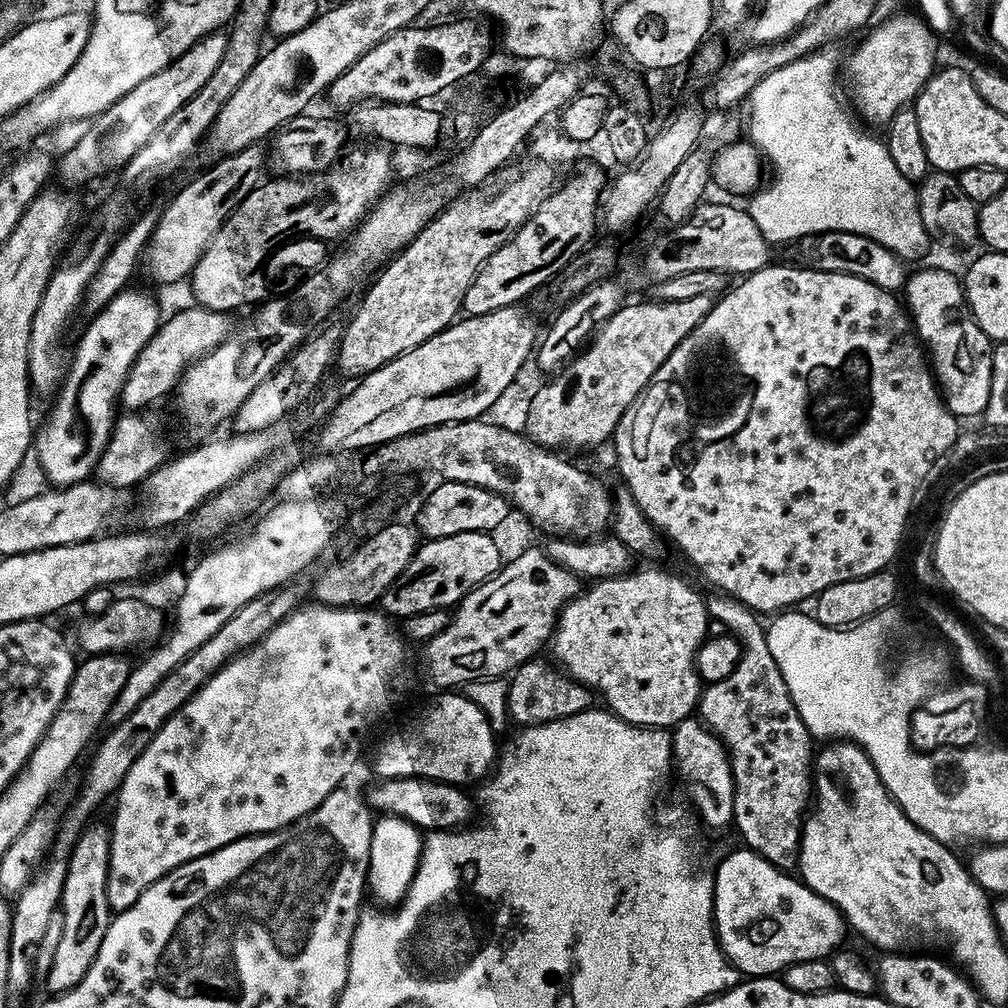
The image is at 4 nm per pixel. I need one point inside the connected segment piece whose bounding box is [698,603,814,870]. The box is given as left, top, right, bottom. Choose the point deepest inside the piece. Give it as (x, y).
(769, 748)

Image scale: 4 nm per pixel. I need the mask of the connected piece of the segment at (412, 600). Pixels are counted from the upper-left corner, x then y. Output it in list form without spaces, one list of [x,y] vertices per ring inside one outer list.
[[[463,532],[437,540],[425,539],[402,575],[384,592],[383,611],[392,618],[407,618],[423,612],[451,609],[470,589],[492,579],[501,567],[498,546],[494,546],[487,532]]]

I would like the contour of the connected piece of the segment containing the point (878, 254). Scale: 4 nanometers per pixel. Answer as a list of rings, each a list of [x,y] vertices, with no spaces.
[[[817,232],[815,236],[806,236],[799,241],[801,265],[819,272],[830,274],[850,274],[874,282],[882,290],[899,293],[907,284],[910,268],[895,252],[886,246],[853,232]]]

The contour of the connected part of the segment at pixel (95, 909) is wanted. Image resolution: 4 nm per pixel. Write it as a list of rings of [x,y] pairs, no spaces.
[[[92,822],[85,827],[72,854],[66,870],[66,882],[62,886],[59,910],[62,914],[62,936],[55,949],[54,962],[46,969],[49,993],[68,992],[82,978],[86,978],[86,970],[94,962],[98,954],[98,946],[102,946],[102,938],[106,938],[106,930],[110,923],[110,909],[106,898],[106,878],[110,862],[110,828],[107,823]]]

